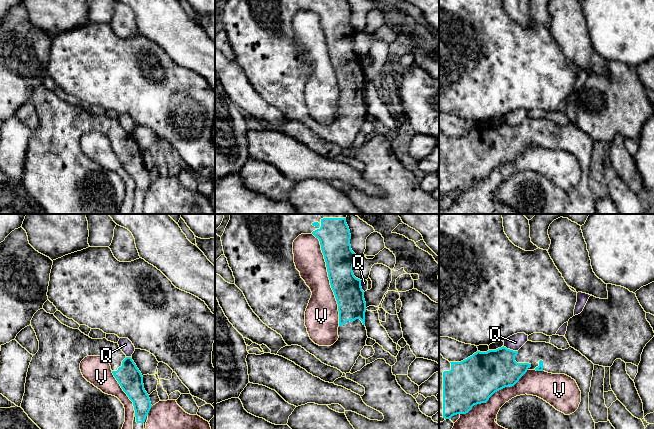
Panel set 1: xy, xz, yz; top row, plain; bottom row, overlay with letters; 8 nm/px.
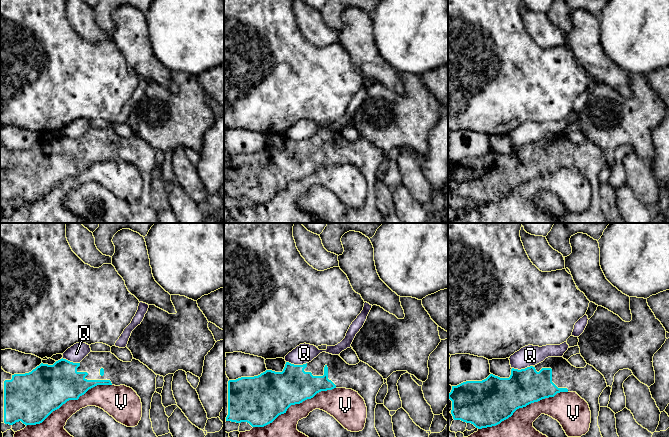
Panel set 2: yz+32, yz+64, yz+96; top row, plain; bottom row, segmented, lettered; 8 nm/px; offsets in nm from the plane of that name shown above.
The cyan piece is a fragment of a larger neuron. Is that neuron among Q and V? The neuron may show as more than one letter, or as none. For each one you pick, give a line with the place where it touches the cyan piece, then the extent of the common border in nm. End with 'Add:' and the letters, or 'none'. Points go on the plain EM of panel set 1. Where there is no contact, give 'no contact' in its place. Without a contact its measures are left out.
Add: none

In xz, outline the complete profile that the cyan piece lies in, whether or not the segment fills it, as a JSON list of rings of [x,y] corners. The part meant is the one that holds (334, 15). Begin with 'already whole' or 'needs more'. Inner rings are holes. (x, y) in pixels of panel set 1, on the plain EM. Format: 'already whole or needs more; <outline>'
needs more; [[[227,0],[221,12],[224,31],[253,88],[269,104],[280,110],[288,122],[298,121],[322,139],[349,149],[366,122],[366,78],[361,56],[353,50],[357,31],[350,21],[347,0]],[[301,10],[313,10],[319,15],[328,53],[339,87],[338,116],[331,122],[319,122],[309,113],[305,102],[305,87],[312,68],[296,45],[293,18]]]

